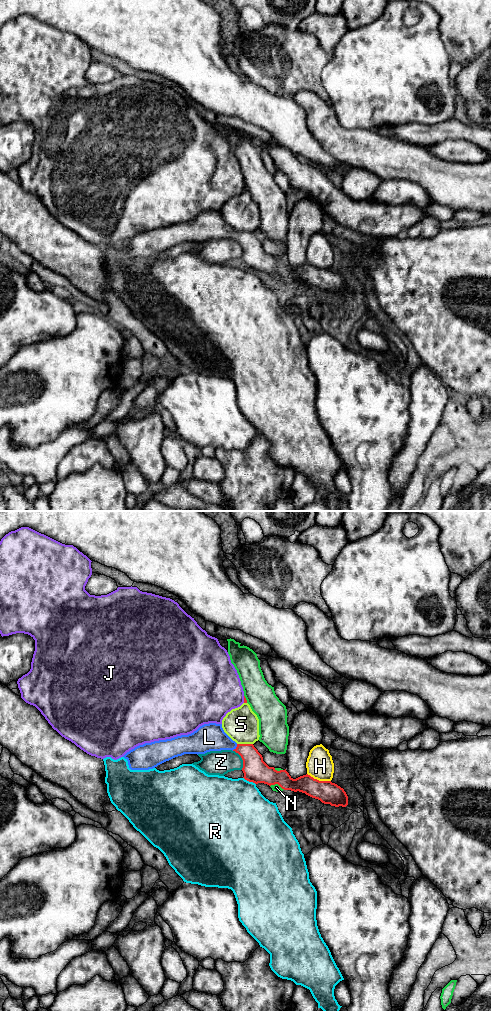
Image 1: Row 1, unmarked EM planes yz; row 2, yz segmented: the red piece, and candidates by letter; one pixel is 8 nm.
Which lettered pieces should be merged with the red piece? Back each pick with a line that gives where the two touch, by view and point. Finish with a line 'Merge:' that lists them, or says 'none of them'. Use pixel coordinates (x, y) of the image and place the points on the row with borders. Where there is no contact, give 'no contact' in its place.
L: contact yz (236, 747)
Merge: L

